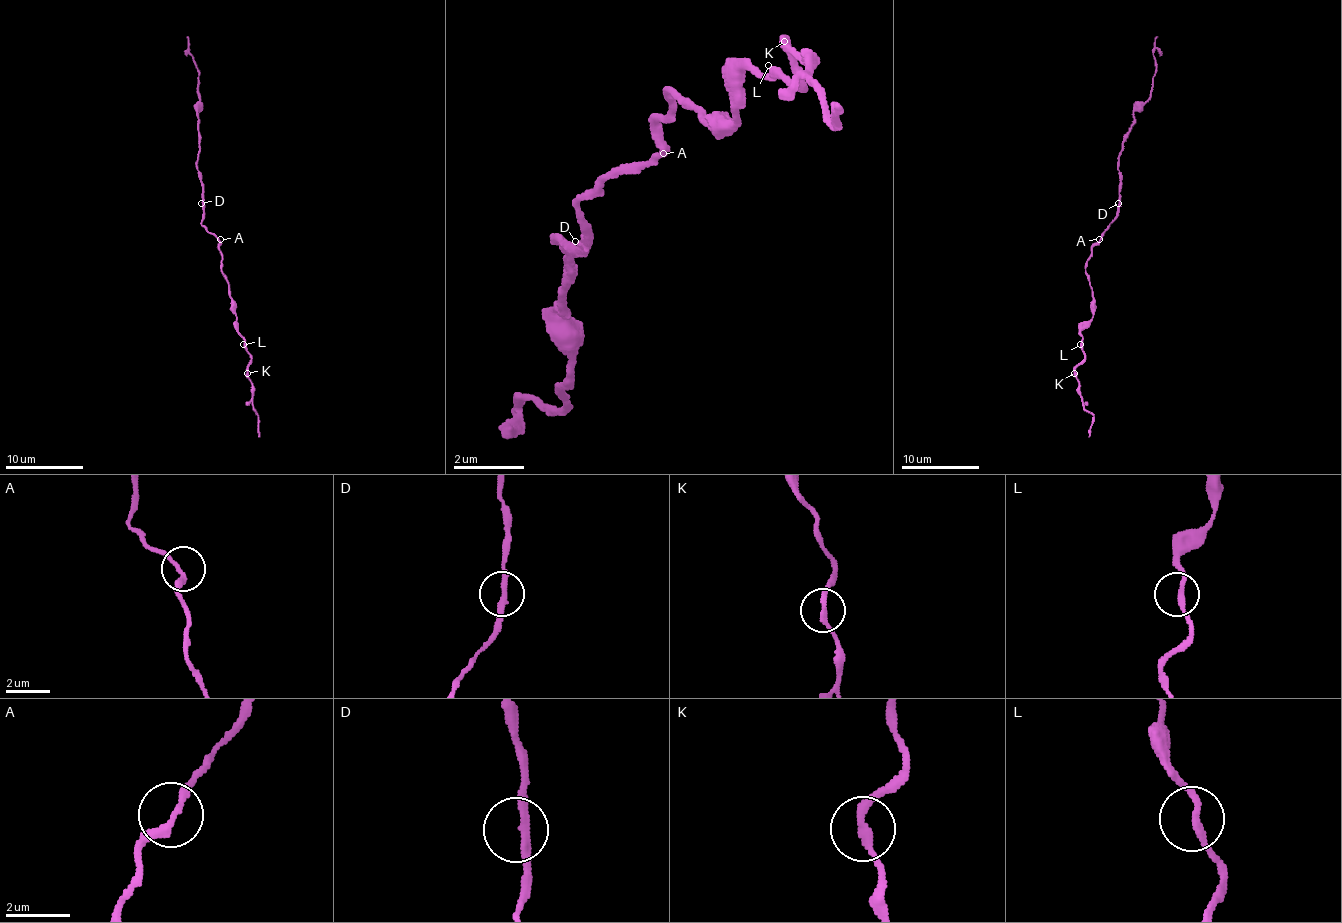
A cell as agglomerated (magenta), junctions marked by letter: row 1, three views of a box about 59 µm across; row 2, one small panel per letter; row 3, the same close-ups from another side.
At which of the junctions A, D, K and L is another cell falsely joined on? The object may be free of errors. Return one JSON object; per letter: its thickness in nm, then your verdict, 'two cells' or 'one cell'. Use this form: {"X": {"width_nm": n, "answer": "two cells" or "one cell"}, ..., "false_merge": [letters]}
{"A": {"width_nm": 220, "answer": "one cell"}, "D": {"width_nm": 240, "answer": "one cell"}, "K": {"width_nm": 240, "answer": "one cell"}, "L": {"width_nm": 220, "answer": "one cell"}, "false_merge": []}

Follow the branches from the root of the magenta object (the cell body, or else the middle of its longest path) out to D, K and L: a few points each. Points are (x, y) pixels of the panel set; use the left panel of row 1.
D: (218, 239), (201, 224), (201, 203)
K: (218, 239), (222, 274), (230, 288), (236, 329), (251, 358), (247, 373)
L: (218, 239), (222, 274), (230, 288), (236, 329), (243, 338), (243, 344)

